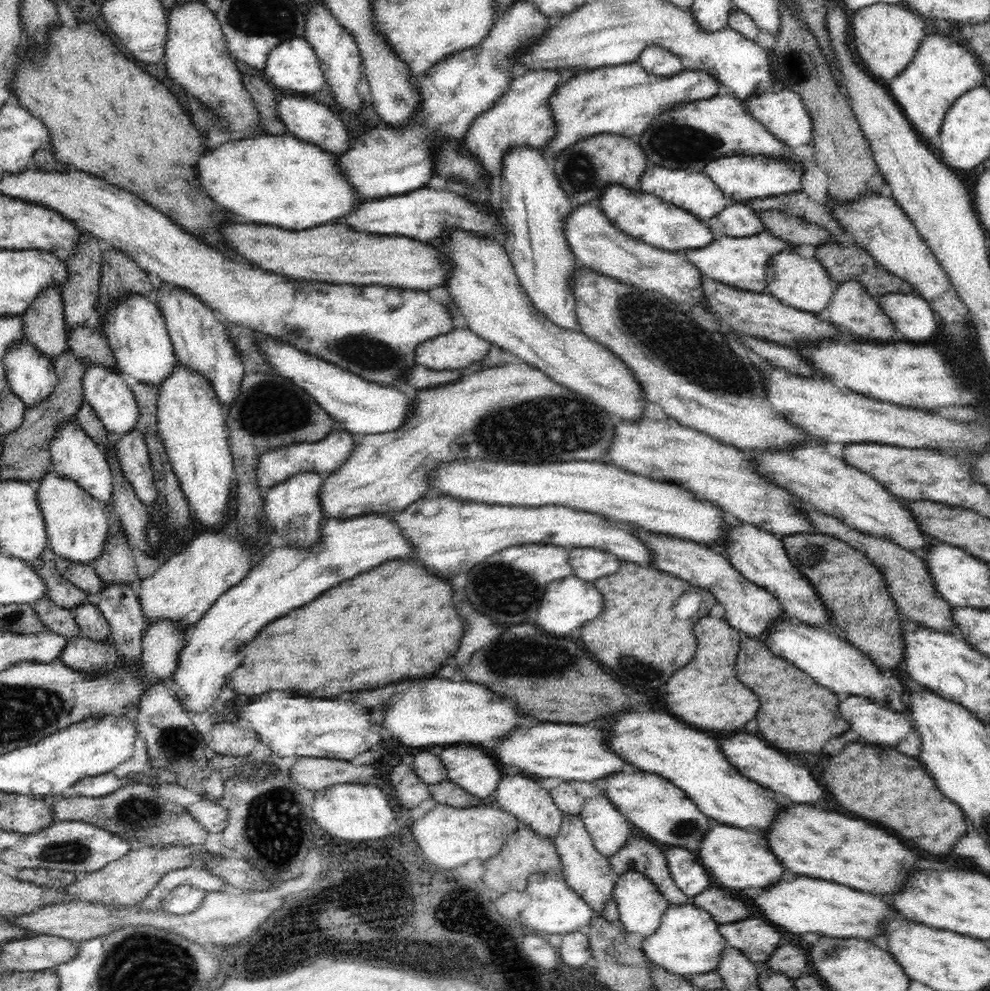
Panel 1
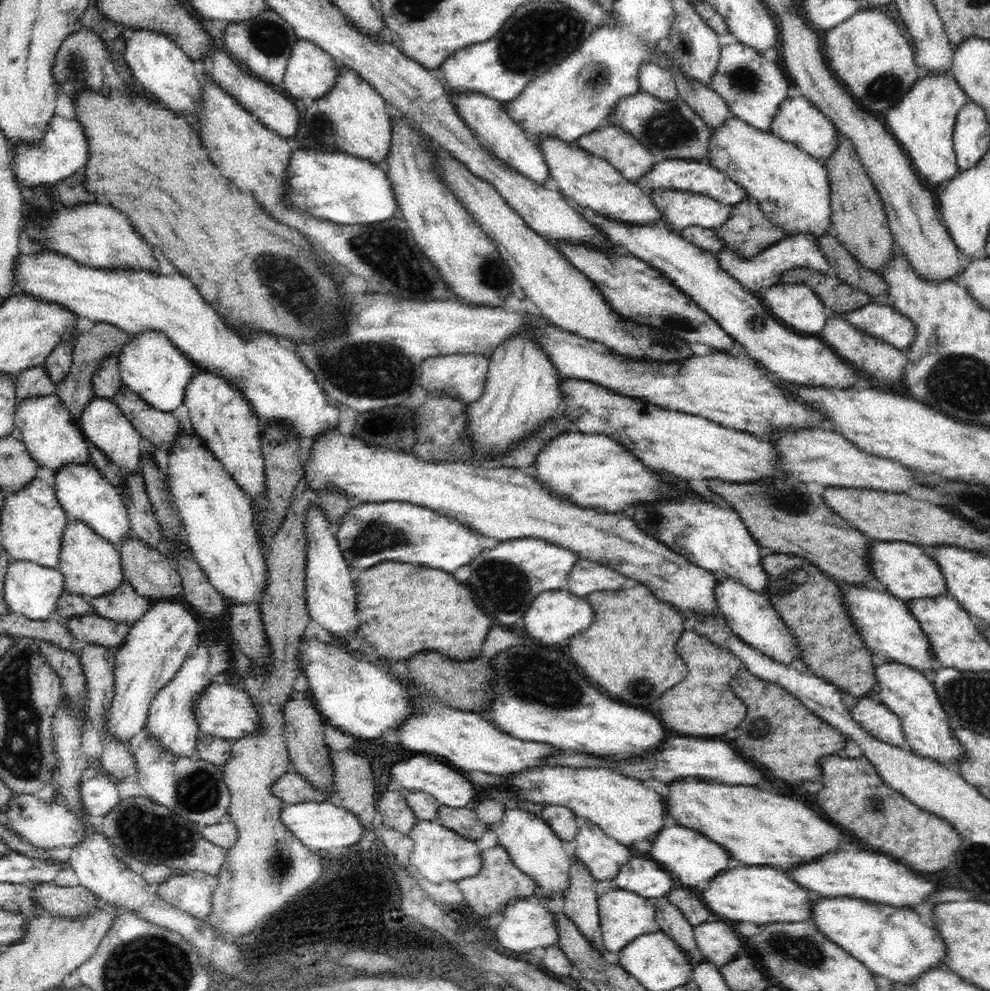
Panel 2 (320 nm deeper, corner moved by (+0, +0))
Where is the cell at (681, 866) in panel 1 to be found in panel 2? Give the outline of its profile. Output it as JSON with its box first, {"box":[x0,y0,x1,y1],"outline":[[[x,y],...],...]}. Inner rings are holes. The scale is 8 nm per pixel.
{"box":[610,857,678,898],"outline":[[[632,857],[611,879],[610,886],[616,890],[632,891],[644,898],[660,898],[678,886],[678,882],[659,862]]]}

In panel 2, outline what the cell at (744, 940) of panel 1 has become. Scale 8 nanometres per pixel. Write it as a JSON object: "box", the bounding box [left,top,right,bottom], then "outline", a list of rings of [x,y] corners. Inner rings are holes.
{"box":[693,920,742,966],"outline":[[[724,920],[699,924],[693,933],[705,962],[722,966],[738,958],[736,952],[742,950],[742,936],[738,938]]]}

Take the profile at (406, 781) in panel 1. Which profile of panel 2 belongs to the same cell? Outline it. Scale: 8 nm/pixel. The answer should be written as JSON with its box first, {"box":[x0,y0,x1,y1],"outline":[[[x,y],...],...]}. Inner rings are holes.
{"box":[376,790,417,835],"outline":[[[393,790],[380,794],[376,810],[381,815],[382,824],[402,834],[408,835],[417,821],[402,791]]]}

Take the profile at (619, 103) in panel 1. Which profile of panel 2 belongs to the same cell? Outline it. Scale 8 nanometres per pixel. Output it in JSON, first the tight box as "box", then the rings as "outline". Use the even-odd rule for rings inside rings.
{"box":[608,91,712,162],"outline":[[[643,91],[621,99],[608,118],[608,125],[618,126],[638,139],[652,152],[657,162],[669,159],[694,160],[708,162],[709,142],[712,132],[700,115],[679,97],[674,101],[664,102]]]}

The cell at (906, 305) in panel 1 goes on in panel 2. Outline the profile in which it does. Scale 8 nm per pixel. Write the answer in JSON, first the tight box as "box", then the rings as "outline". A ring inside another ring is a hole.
{"box":[843,302,916,350],"outline":[[[872,302],[860,308],[843,313],[856,330],[862,330],[887,342],[898,350],[907,349],[915,339],[916,329],[911,318],[900,314],[894,306]]]}

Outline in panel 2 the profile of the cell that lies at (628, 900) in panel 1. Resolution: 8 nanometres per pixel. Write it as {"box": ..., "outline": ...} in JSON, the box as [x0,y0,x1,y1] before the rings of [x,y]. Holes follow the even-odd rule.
{"box":[598,890,658,952],"outline":[[[610,890],[598,897],[601,935],[603,948],[608,952],[620,952],[629,942],[643,934],[658,931],[656,907],[650,903],[650,898],[644,898],[628,890]]]}

